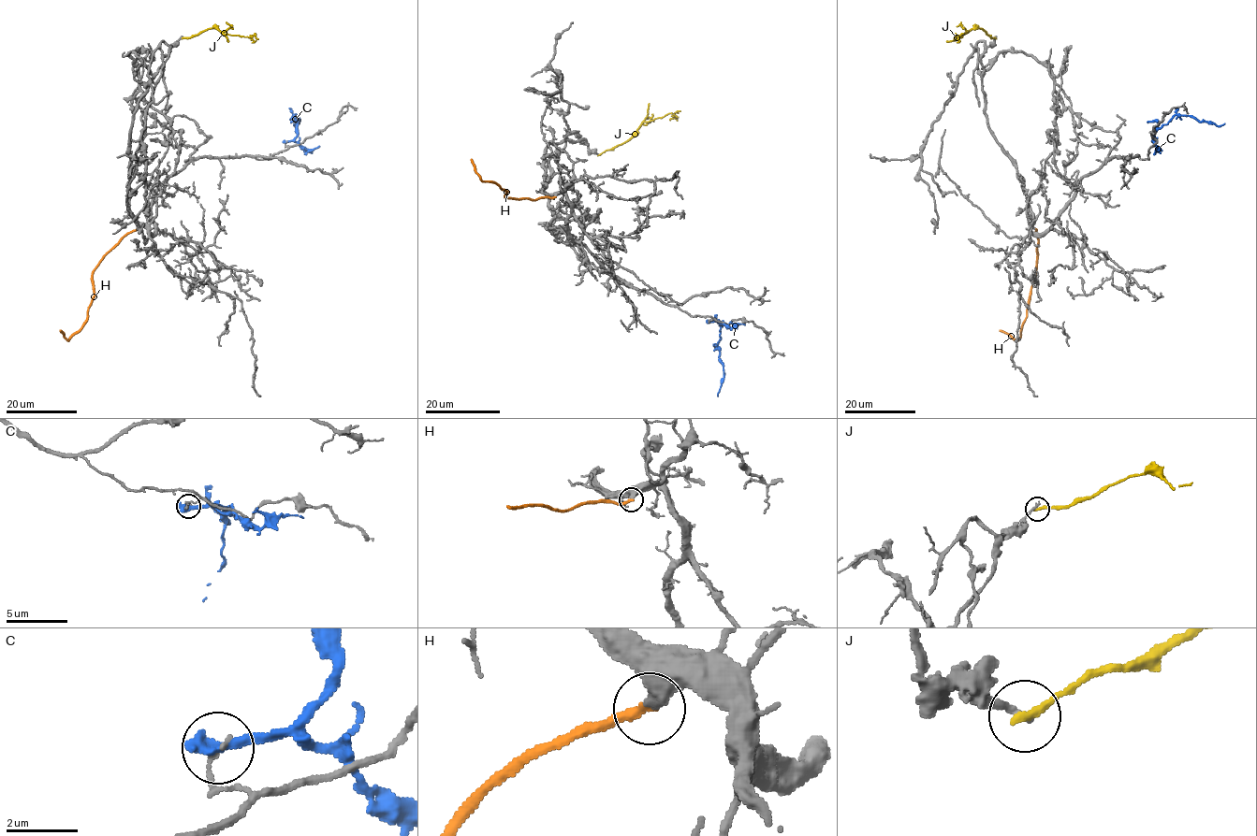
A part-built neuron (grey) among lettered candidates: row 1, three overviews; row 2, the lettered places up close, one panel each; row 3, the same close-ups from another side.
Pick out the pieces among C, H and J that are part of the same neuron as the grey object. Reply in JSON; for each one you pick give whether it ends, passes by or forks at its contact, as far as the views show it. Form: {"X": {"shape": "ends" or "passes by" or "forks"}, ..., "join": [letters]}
{"H": {"shape": "ends"}, "join": ["H"]}

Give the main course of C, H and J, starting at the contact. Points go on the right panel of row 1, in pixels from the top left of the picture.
C: (1153, 142), (1154, 133), (1175, 115), (1191, 115), (1200, 122), (1217, 125), (1224, 123)
H: (1035, 229), (1038, 238), (1035, 279), (1021, 337), (1015, 339), (1000, 330)
J: (995, 37), (983, 29), (971, 28), (964, 35), (955, 36), (954, 38)

